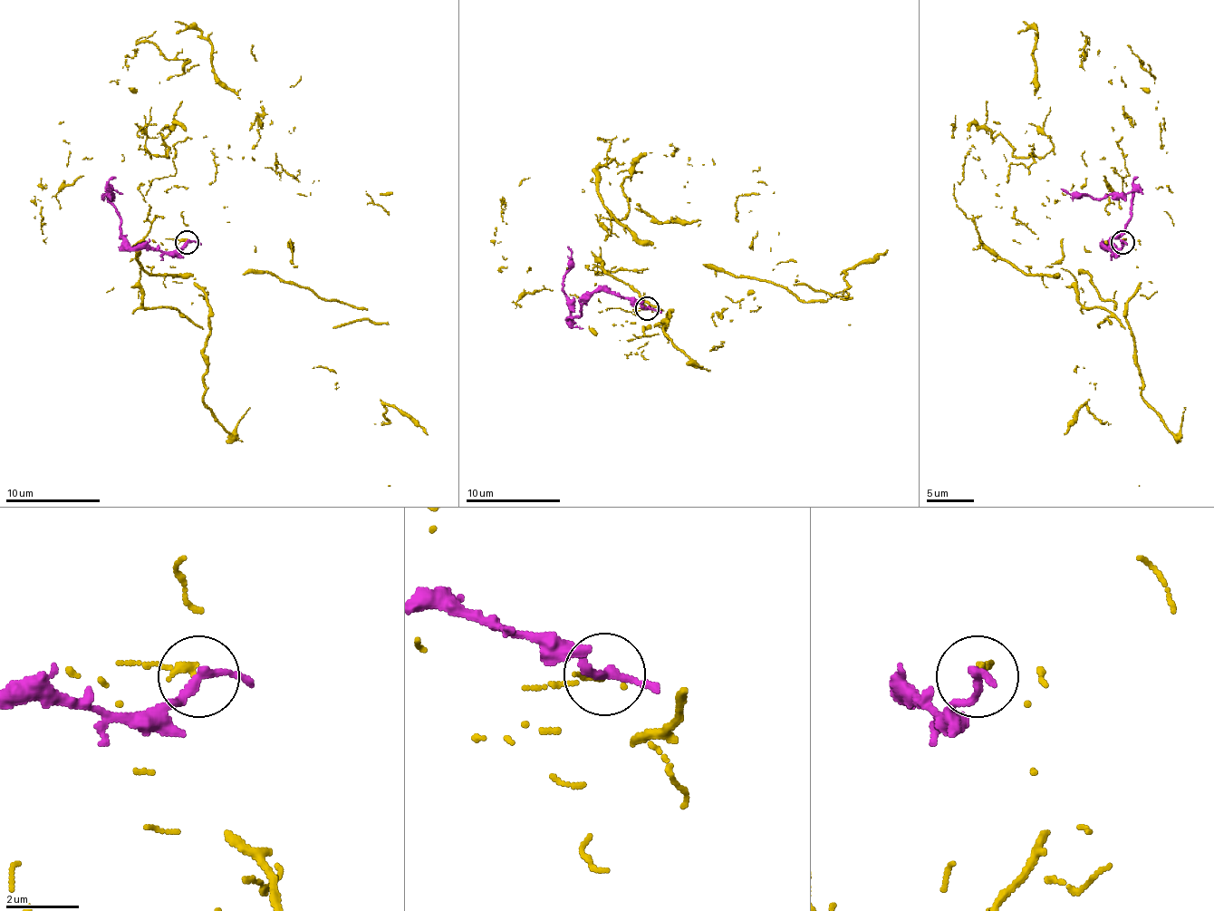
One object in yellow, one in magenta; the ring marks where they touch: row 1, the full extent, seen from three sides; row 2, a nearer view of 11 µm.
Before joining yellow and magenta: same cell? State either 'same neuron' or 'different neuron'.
different neuron

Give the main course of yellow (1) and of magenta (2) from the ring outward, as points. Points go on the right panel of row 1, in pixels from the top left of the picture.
1: (1122, 241), (1151, 282), (1125, 329), (973, 225), (1054, 147), (1087, 49), (1111, 85), (1149, 66), (1156, 109)
2: (1122, 241), (1116, 251), (1103, 248), (1125, 227), (1132, 194), (1092, 198), (1066, 194), (1061, 189)

